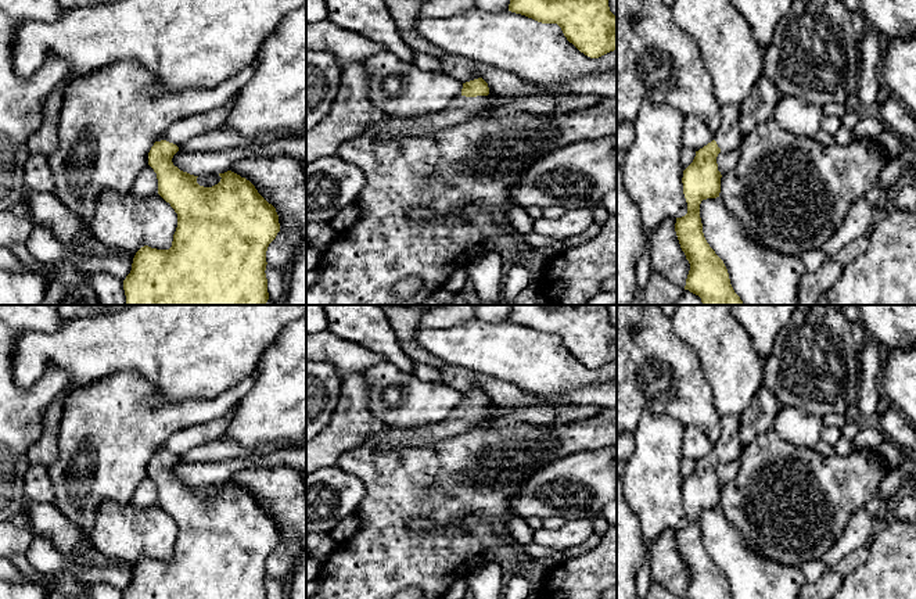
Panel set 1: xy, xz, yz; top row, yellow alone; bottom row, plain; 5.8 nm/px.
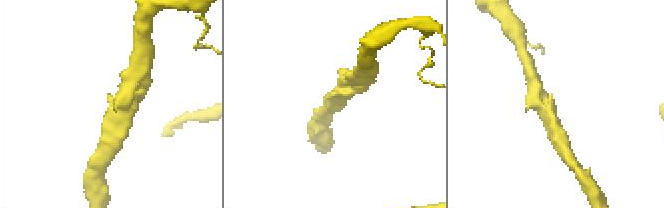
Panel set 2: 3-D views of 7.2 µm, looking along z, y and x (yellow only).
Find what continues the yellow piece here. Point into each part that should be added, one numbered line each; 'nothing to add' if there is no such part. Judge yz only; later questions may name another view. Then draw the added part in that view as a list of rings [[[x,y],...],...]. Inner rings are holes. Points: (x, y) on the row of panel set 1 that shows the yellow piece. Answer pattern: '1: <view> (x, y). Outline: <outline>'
1: yz (728, 137). Outline: [[[730,104],[722,107],[721,126],[714,140],[723,153],[740,148],[743,136],[740,132],[739,105]]]

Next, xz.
1: xz (462, 108). Outline: [[[457,96],[445,110],[420,116],[384,115],[370,123],[360,136],[371,136],[376,140],[395,140],[399,136],[424,136],[445,128],[481,116],[488,110],[486,96]]]

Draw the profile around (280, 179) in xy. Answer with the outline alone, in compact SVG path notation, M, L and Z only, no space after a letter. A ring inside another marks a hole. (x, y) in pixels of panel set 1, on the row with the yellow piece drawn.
M291 155L248 157L233 164L231 172L249 180L276 208L280 232L269 244L266 262L284 272L306 237L306 173Z

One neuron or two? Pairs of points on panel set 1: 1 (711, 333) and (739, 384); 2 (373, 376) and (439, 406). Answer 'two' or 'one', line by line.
1: one
2: one

